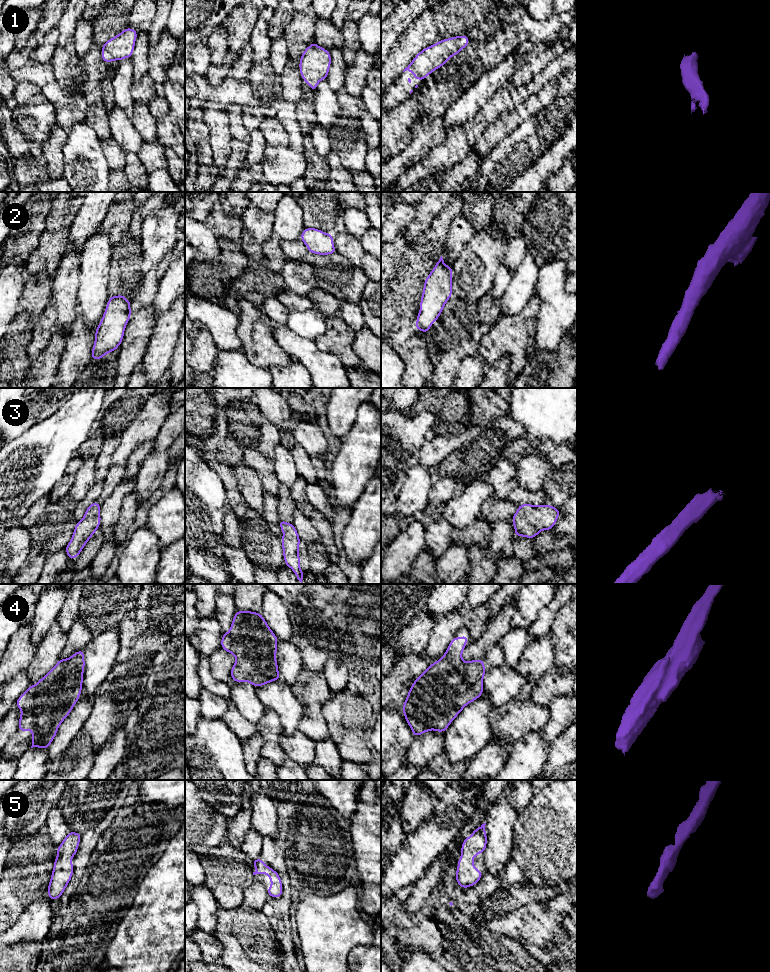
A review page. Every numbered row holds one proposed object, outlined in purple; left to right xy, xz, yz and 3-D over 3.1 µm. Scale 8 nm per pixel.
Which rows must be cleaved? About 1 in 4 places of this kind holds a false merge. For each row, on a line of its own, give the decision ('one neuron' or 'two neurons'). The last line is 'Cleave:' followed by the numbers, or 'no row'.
1: one neuron
2: one neuron
3: one neuron
4: one neuron
5: one neuron
Cleave: no row

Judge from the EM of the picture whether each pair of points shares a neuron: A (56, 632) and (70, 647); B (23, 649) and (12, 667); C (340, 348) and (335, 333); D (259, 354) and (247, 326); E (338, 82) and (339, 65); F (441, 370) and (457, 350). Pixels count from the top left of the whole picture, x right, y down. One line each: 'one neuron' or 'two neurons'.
A: two neurons
B: one neuron
C: one neuron
D: one neuron
E: one neuron
F: one neuron

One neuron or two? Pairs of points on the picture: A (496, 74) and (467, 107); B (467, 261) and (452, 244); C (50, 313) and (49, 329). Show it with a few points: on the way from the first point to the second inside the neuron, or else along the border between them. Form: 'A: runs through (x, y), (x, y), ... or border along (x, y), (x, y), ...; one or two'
A: runs through (488, 82), (474, 99); one
B: border along (467, 244), (452, 266); two
C: runs through (49, 317), (49, 325); one

